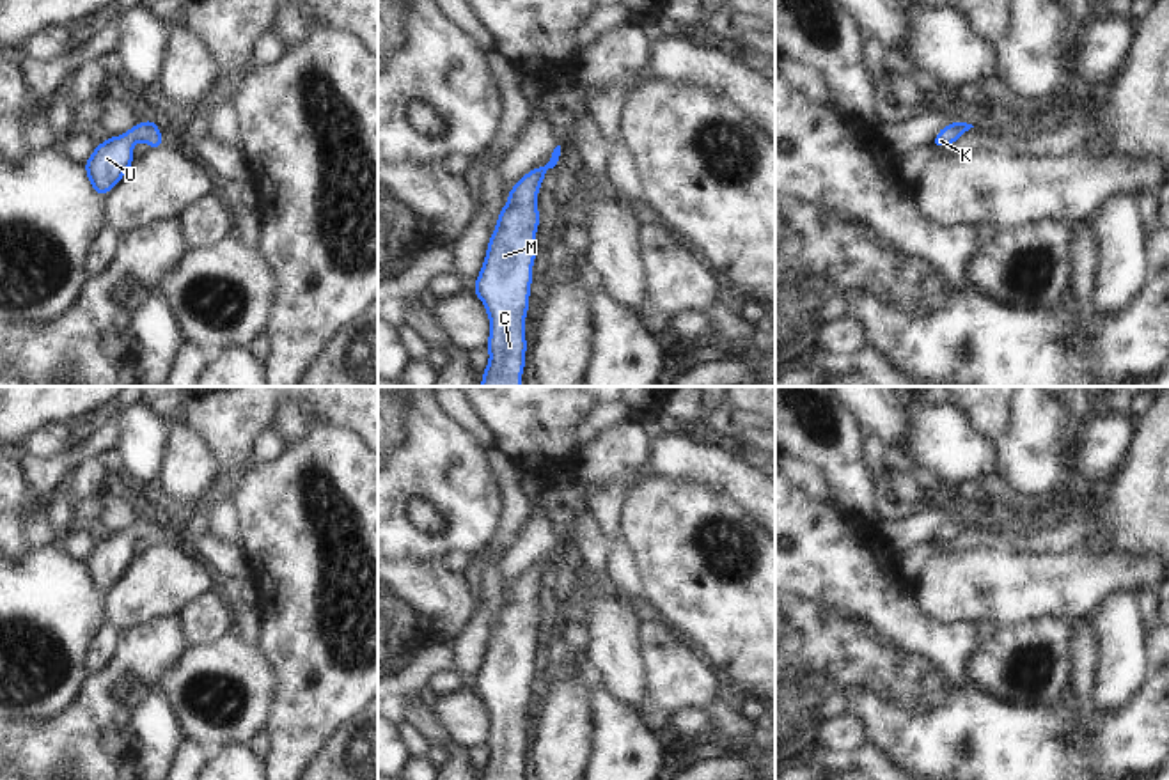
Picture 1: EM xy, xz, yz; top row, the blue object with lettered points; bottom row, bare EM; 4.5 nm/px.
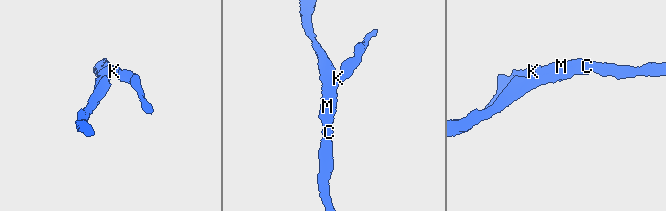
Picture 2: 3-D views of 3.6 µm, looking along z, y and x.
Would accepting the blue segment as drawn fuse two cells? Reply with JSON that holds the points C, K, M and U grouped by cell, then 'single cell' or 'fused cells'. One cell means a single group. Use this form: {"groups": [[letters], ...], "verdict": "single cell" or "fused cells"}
{"groups": [["C", "K", "M", "U"]], "verdict": "single cell"}

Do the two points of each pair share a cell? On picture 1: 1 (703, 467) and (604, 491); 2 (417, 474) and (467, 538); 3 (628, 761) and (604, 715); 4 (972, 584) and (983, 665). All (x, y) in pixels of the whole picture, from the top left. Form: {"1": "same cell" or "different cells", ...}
{"1": "same cell", "2": "same cell", "3": "same cell", "4": "different cells"}

